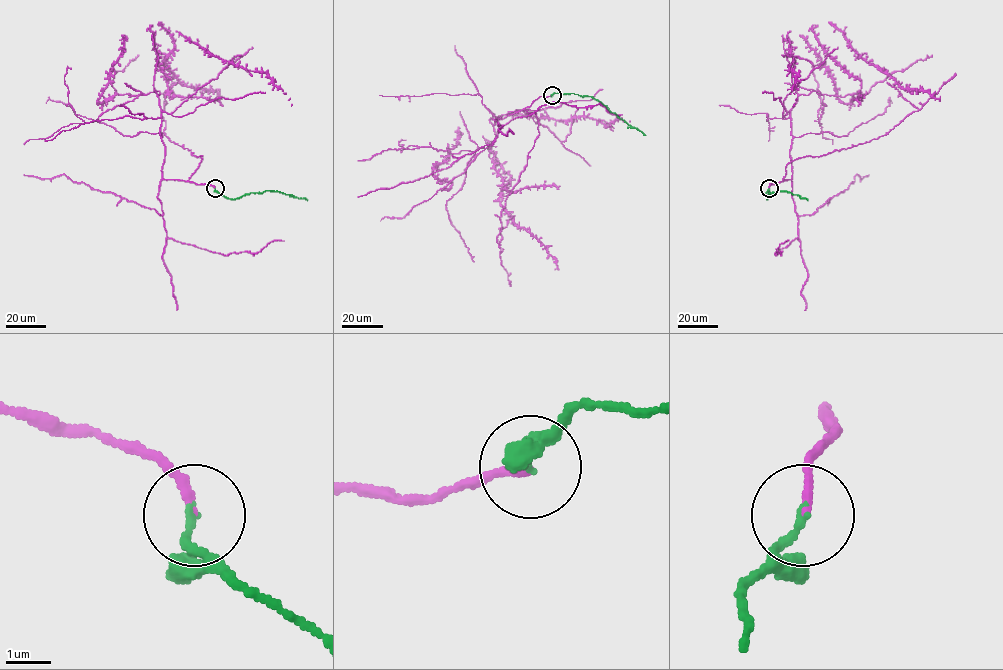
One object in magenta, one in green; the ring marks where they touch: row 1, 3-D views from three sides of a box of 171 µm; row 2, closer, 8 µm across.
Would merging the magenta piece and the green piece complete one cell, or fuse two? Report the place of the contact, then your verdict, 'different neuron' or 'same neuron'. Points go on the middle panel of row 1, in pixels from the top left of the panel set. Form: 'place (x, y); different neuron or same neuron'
place (552, 95); same neuron

